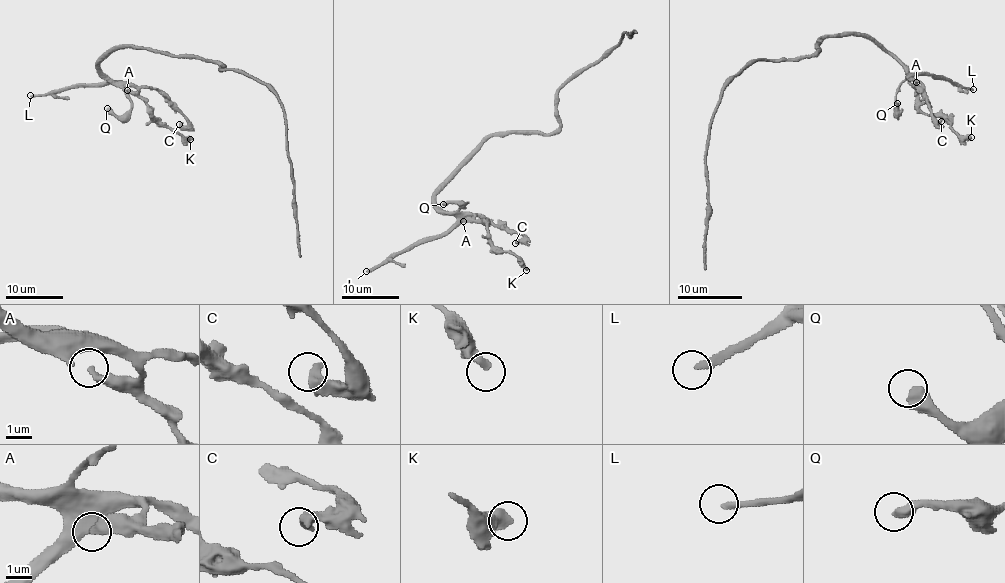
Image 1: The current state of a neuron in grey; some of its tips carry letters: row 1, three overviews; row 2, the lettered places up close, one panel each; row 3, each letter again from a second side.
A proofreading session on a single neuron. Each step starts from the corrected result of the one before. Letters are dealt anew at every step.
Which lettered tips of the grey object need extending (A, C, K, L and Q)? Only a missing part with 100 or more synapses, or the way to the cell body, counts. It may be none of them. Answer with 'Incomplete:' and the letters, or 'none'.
Incomplete: L

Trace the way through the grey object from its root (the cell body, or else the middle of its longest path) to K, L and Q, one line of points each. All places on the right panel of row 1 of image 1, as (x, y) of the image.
K: (819, 48), (826, 37), (873, 37), (905, 68), (916, 105), (928, 115), (941, 115), (960, 136), (971, 137)
L: (819, 48), (819, 42), (826, 37), (869, 35), (910, 74), (941, 76), (953, 84), (973, 89)
Q: (819, 48), (826, 37), (873, 37), (907, 71), (895, 94), (895, 111), (897, 103)

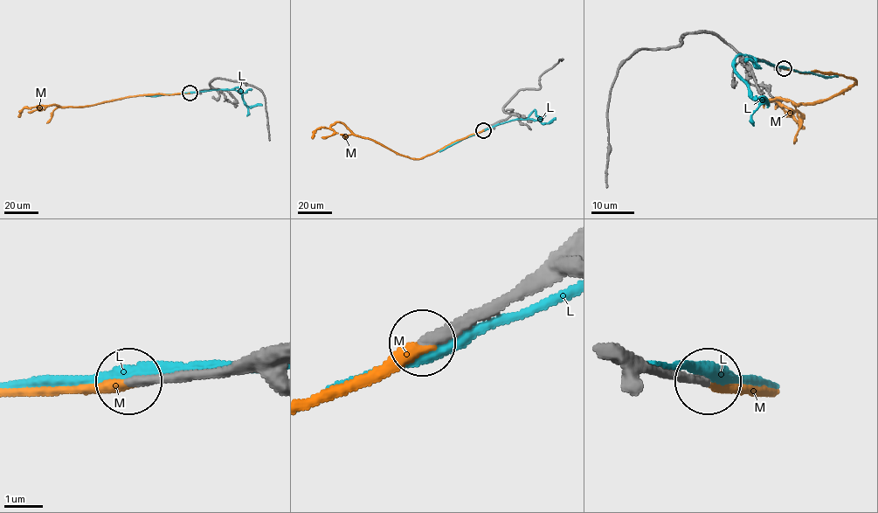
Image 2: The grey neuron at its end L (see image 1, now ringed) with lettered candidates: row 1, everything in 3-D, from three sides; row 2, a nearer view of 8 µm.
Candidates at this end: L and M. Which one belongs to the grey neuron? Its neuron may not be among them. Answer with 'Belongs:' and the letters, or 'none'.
Belongs: M

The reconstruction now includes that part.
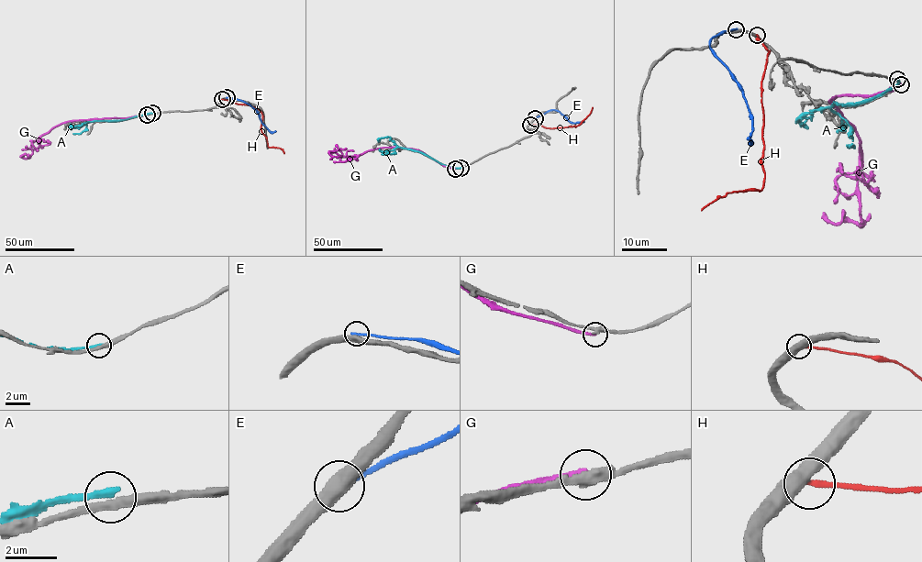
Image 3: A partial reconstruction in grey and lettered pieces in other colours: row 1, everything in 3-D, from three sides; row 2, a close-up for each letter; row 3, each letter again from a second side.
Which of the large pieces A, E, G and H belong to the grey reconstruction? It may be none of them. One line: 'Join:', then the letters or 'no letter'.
Join: no letter

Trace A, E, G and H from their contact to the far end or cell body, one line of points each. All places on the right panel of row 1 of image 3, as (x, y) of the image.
A: (897, 79), (898, 83), (893, 88), (866, 102), (835, 104), (805, 113), (798, 120), (801, 124), (812, 114)
E: (736, 28), (715, 36), (709, 47), (738, 83), (749, 113), (752, 126), (749, 140), (748, 138)
G: (901, 84), (829, 102), (860, 143), (860, 225), (844, 214), (831, 224), (822, 212)
H: (756, 34), (769, 51), (761, 84), (763, 187), (760, 191), (728, 192), (702, 210)

